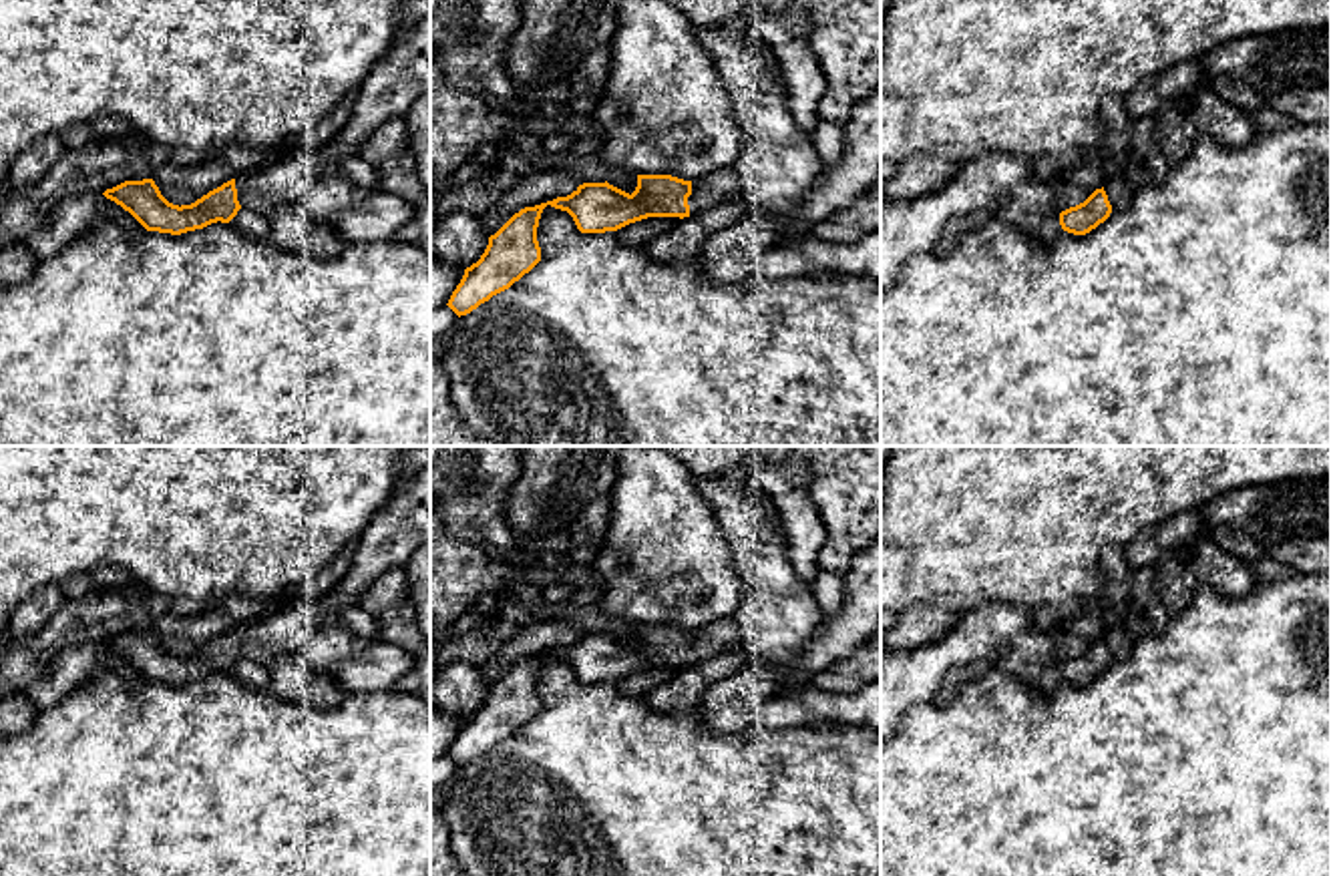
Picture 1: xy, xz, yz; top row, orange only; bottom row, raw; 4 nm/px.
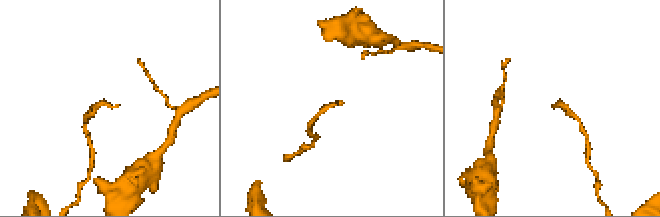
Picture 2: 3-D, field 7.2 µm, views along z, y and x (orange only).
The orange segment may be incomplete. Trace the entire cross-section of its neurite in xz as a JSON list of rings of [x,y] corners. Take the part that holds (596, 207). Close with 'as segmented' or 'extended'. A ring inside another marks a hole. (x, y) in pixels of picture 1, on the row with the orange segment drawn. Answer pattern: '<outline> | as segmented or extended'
[[[734,167],[718,169],[696,181],[672,175],[637,175],[629,195],[613,185],[583,183],[571,195],[525,207],[515,213],[495,235],[481,259],[464,275],[448,299],[460,317],[509,289],[541,261],[537,227],[547,205],[567,211],[581,233],[617,231],[647,217],[690,217],[702,213],[730,195],[746,191]]] | extended

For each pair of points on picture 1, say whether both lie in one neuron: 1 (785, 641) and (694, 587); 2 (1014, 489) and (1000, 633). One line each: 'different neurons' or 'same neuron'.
1: different neurons
2: different neurons

